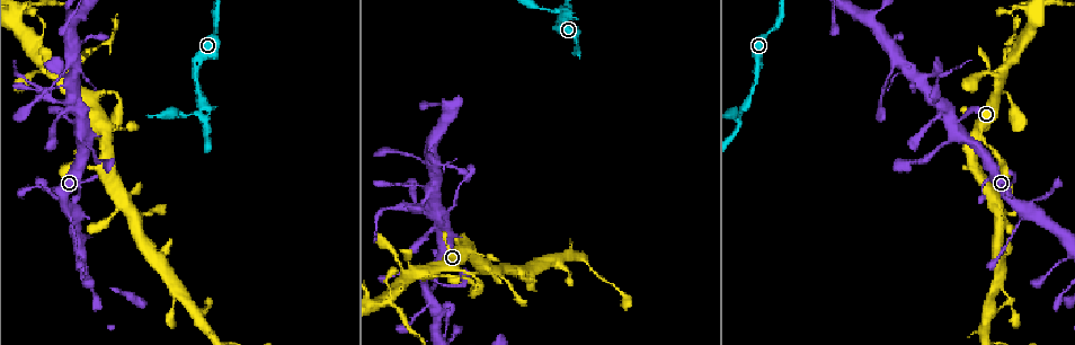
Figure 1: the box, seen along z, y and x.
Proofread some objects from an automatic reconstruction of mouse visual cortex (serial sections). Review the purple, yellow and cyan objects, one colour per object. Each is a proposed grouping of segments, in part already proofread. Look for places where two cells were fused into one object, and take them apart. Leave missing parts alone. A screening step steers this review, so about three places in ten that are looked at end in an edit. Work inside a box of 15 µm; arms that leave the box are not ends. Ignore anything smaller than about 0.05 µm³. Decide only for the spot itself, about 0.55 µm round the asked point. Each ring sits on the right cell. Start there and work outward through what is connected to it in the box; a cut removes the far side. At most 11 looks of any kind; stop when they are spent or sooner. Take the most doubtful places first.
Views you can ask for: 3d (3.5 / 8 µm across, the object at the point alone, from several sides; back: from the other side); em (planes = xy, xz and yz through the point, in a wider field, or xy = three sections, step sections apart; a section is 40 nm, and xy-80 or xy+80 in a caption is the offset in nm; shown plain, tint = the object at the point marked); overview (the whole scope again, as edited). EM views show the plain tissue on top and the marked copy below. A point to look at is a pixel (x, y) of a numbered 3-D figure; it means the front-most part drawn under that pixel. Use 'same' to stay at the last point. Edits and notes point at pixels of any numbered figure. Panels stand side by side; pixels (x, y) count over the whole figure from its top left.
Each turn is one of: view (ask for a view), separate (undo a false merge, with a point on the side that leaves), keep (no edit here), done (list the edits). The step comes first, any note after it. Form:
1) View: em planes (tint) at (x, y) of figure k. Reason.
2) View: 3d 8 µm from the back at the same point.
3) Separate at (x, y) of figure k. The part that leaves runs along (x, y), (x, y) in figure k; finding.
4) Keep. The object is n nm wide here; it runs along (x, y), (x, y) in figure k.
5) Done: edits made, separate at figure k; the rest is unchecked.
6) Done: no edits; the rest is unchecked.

View: 3d 3.5 µm from the back at (201, 109) of figure 1. Two arms in line, one across.

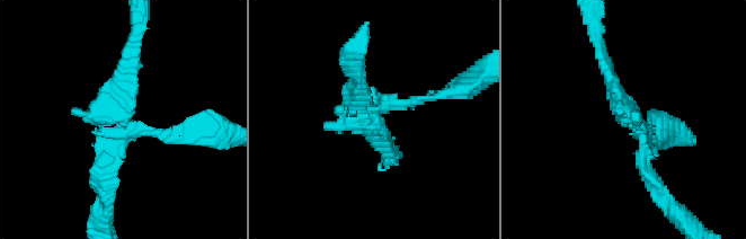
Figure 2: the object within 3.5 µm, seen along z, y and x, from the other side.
View: em planes (tint) at (372, 114) of figure 2.

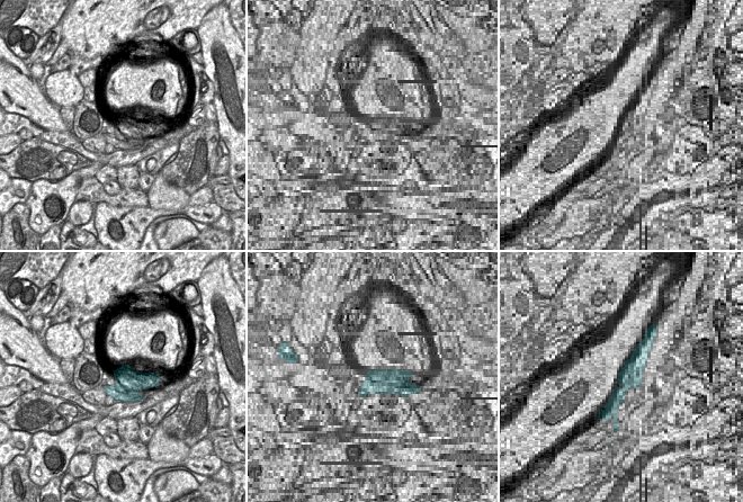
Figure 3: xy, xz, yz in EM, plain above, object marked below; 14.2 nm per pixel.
Separate at (174, 138) of figure 2. Two cells meet here.

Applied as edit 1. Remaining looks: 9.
View: overview.

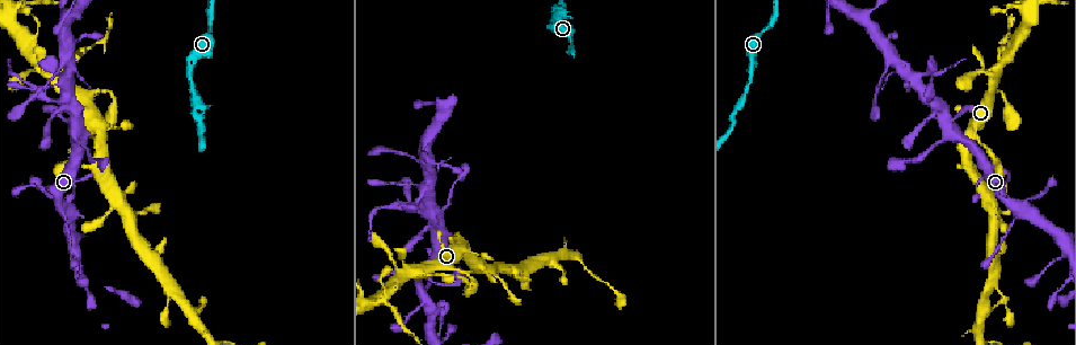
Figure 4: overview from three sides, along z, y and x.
View: 3d 3.5 µm at (426, 287) of figure 4. Sudden change in width.

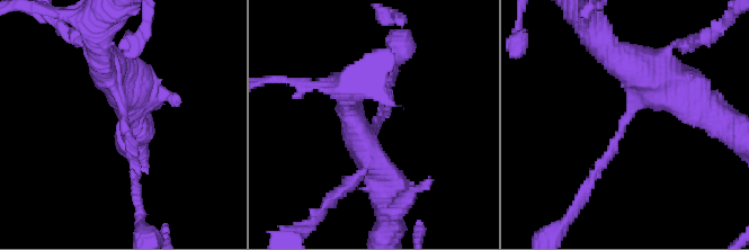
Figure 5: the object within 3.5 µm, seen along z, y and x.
View: em xy step 1 (tint) at (622, 125) of figure 5. The arms are 150, 400 nm wide; shape alone is not enough.

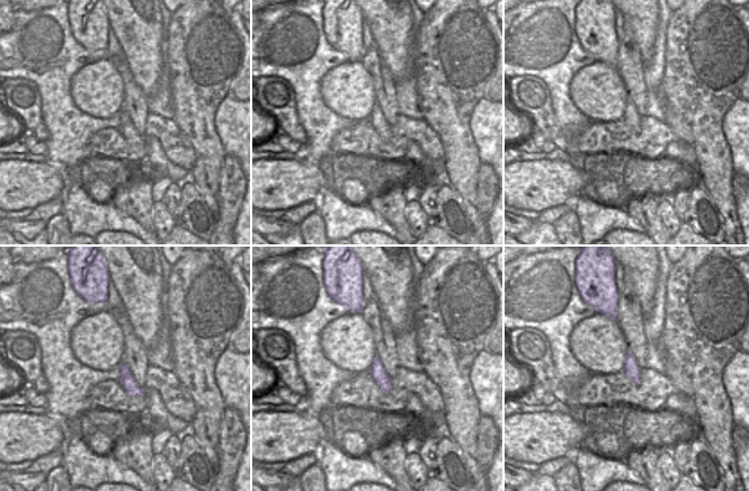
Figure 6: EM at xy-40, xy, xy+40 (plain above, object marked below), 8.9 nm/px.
Keep. It runs along (633, 68), (645, 88), (587, 185) in figure 5; one cell here.

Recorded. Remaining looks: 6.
View: 3d 3.5 µm at (863, 11) of figure 4. Arms part here.

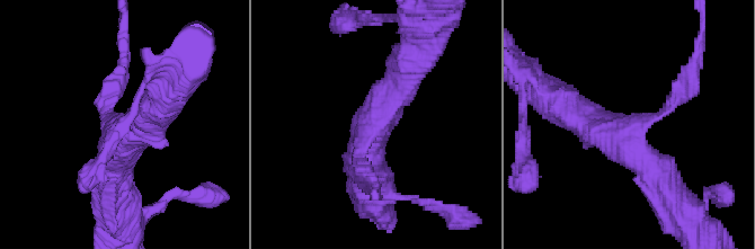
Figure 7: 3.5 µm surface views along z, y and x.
View: em xy step 3 (tint) at (635, 127) of figure 7. 3 arms meet here; the arms are 100, 450, 450 nm wide.

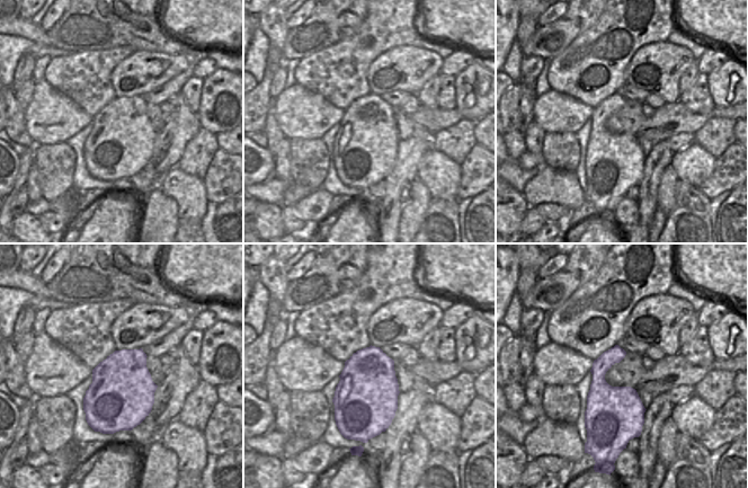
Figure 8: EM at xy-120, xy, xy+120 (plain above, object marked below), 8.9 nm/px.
Separate at (686, 83) of figure 7. The part that leaves runs along (662, 115), (702, 63) in figure 7; a second cell is stuck on.

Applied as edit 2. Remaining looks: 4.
View: overview.

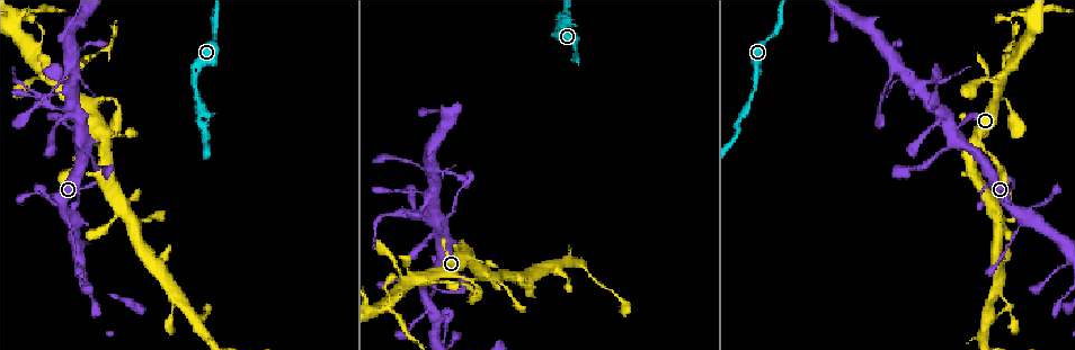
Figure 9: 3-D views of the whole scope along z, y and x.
View: 3d 3.5 µm from the back at (68, 113) of figure 9.

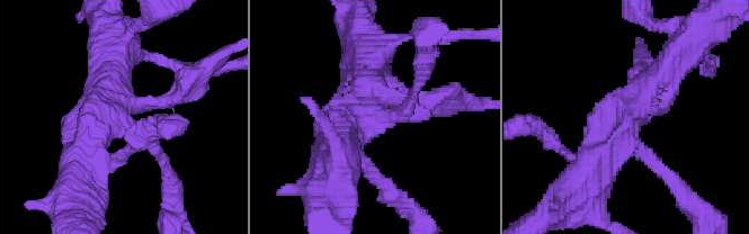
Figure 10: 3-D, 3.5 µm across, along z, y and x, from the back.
View: em xy step 3 (tint) at (116, 120) of figure 10. 4 arms meet here; the arms are 200, 200, 500, 500 nm wide; shape alone is not enough.

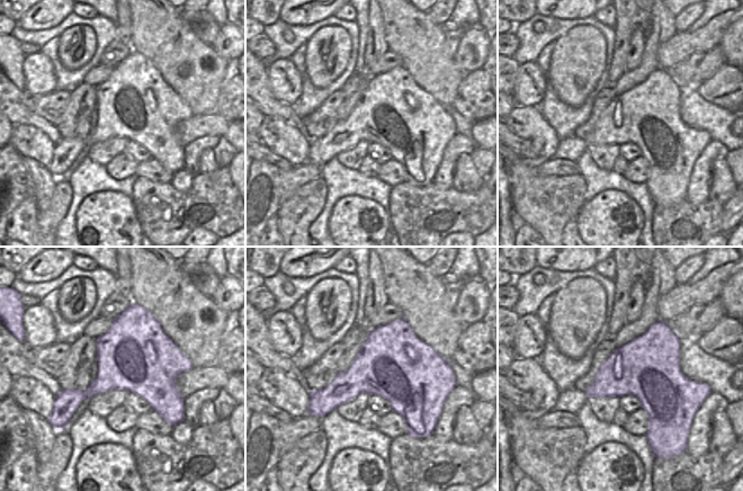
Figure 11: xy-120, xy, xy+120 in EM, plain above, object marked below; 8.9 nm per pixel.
Separate at (184, 98) of figure 10. The object is 650 nm wide here; the part that leaves runs along (149, 104), (176, 97), (231, 48) in figure 10; a second cell is stuck on.

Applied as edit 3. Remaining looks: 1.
Done: edits made, separate at figure 2, separate at figure 7, separate at figure 10; the rest is unchecked.

